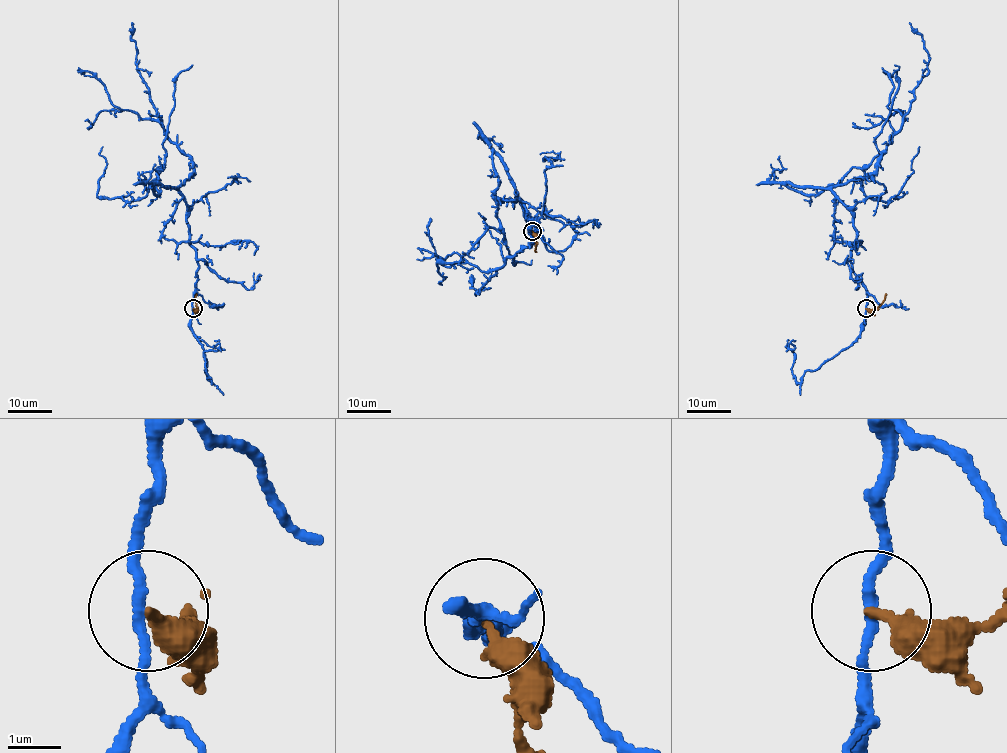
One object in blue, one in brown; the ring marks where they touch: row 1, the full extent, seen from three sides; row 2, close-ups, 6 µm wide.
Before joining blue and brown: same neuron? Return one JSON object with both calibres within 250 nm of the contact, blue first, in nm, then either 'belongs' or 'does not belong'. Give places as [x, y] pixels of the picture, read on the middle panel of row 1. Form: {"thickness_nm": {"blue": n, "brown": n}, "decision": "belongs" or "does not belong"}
{"thickness_nm": {"blue": 190, "brown": 300}, "decision": "does not belong"}

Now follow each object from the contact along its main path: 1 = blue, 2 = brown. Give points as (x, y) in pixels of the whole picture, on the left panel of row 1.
1: (193, 309), (198, 264), (186, 201), (175, 188), (153, 191), (160, 167), (144, 197), (99, 198), (103, 146)
2: (193, 309), (196, 310), (196, 293)

